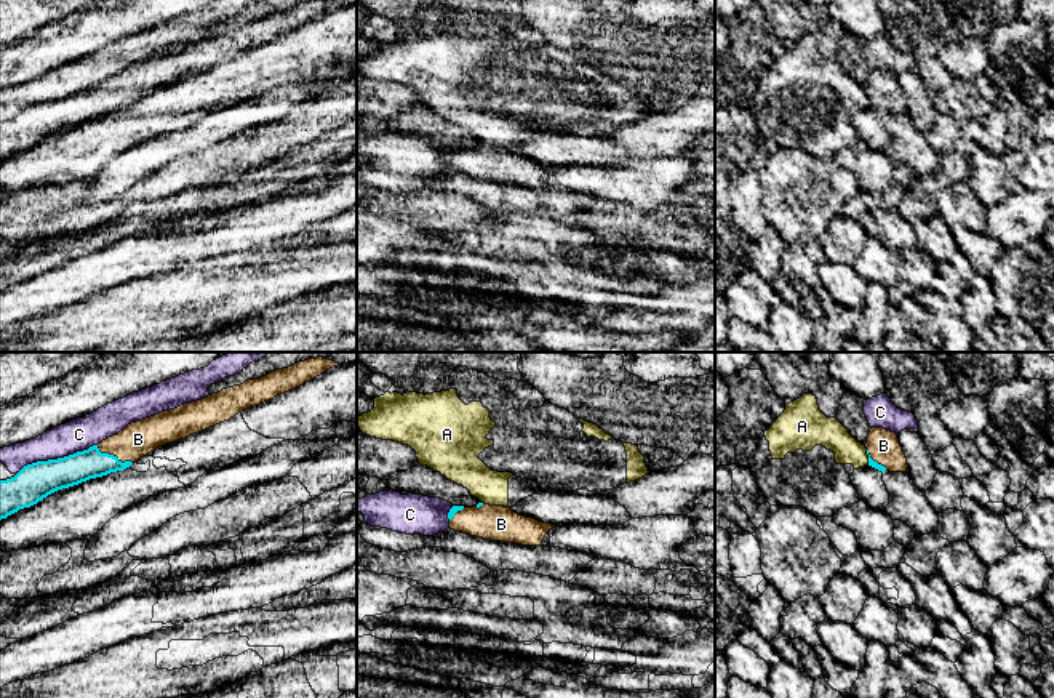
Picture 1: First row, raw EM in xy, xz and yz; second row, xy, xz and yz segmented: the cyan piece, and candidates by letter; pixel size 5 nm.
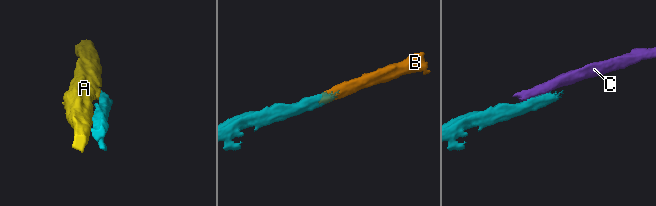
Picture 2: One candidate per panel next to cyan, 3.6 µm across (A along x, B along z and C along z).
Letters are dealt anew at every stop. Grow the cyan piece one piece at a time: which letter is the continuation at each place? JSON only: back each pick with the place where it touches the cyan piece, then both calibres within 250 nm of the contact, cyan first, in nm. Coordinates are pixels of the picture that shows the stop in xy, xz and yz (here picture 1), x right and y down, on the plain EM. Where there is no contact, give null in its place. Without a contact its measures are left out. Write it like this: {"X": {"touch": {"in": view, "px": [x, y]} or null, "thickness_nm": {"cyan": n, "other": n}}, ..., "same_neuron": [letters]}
{"B": {"touch": {"in": "xy", "px": [112, 96]}, "thickness_nm": {"cyan": 150, "other": 180}}, "same_neuron": ["B"]}

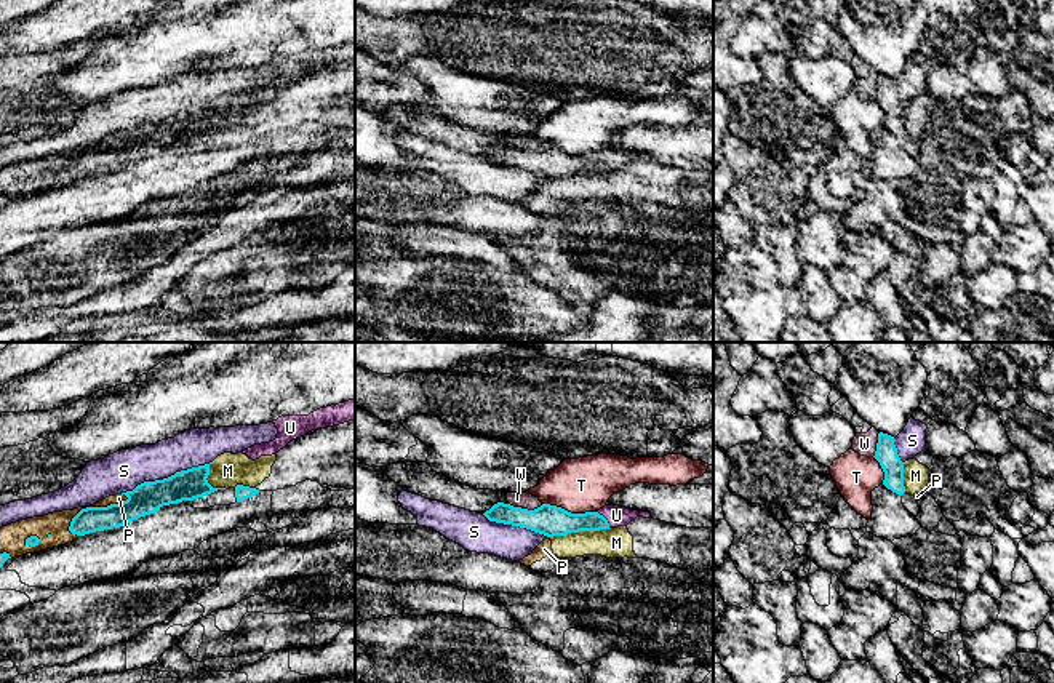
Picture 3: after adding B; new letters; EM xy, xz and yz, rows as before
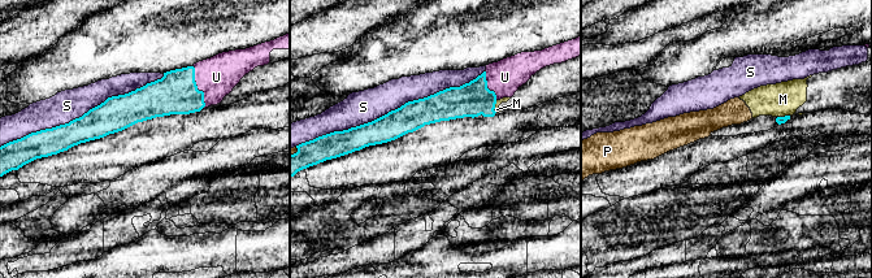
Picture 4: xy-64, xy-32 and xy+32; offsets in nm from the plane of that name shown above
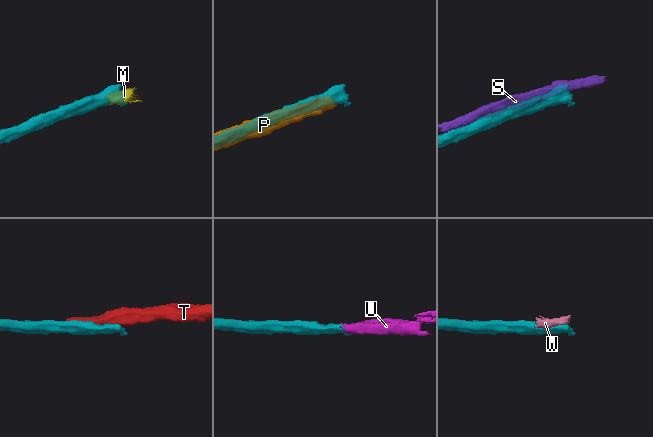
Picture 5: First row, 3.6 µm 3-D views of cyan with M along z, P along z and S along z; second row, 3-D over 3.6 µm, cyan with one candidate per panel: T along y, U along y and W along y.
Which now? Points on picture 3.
{"U": {"touch": {"in": "xz", "px": [605, 160]}, "thickness_nm": {"cyan": 140, "other": 100}}, "same_neuron": ["U"]}

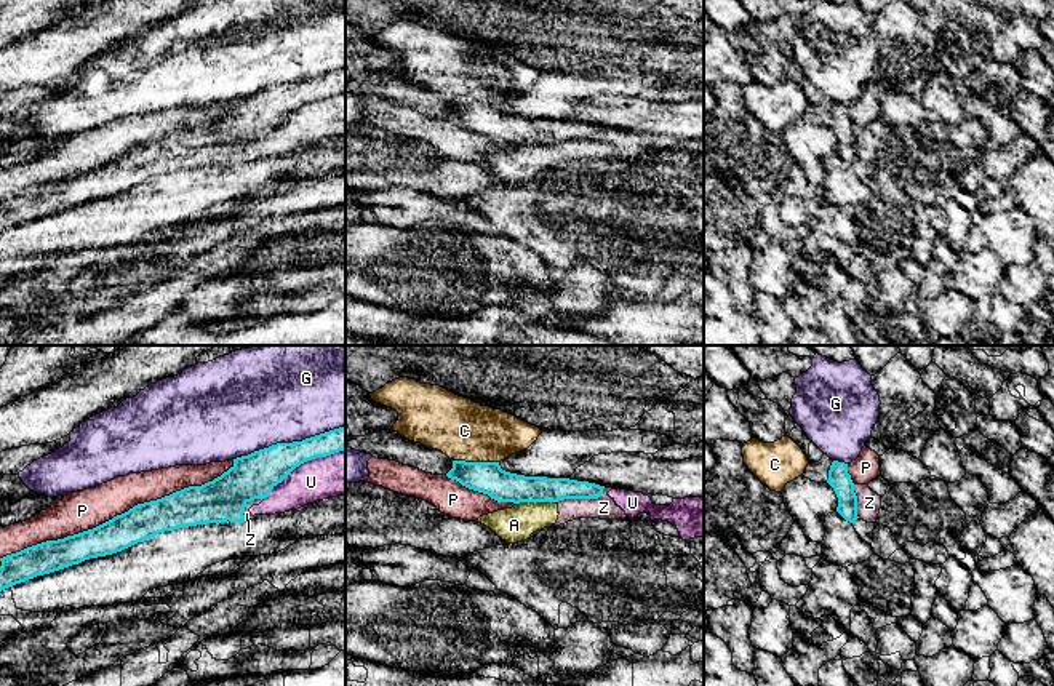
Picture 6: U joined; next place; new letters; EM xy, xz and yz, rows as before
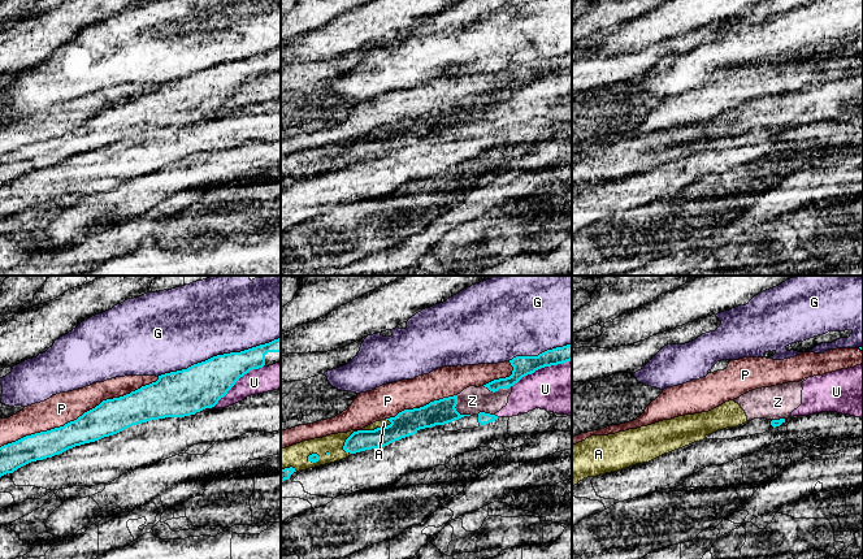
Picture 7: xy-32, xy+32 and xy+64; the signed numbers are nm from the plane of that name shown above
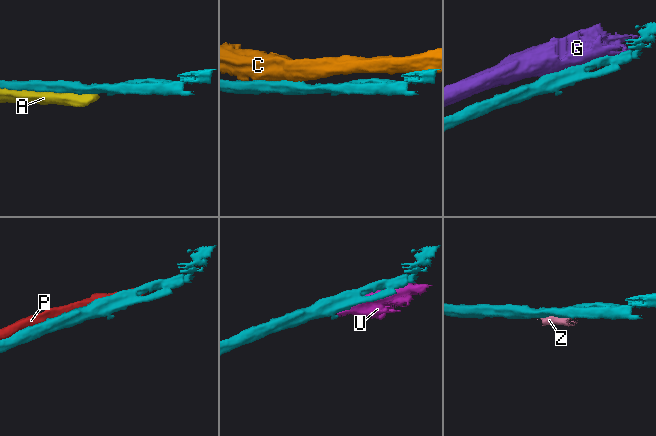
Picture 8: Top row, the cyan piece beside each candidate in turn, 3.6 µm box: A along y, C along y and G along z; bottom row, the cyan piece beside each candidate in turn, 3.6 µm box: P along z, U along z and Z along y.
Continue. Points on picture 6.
{"same_neuron": []}

